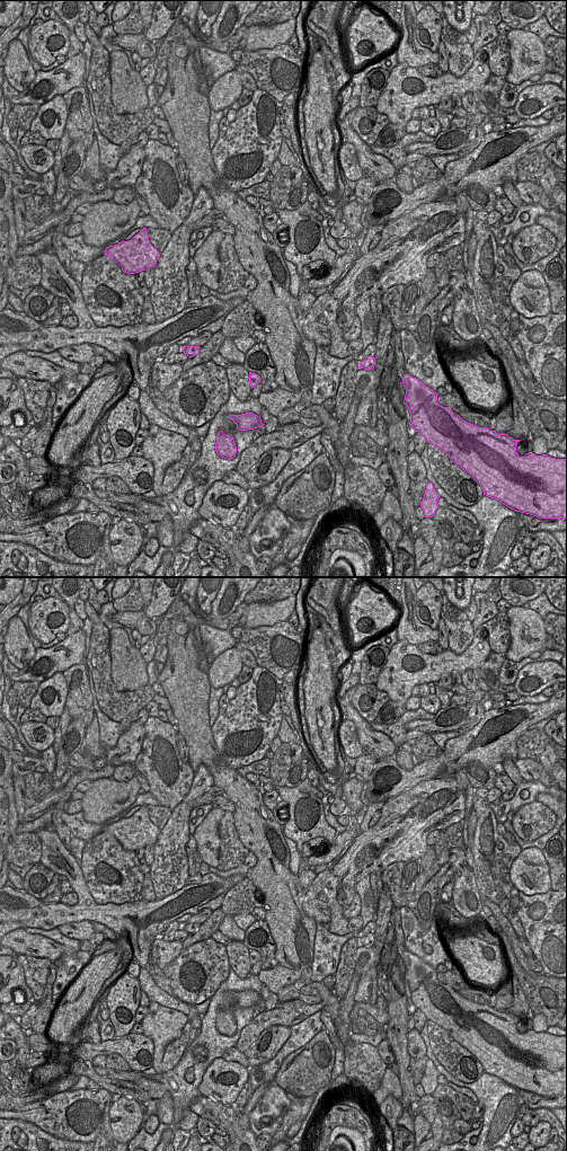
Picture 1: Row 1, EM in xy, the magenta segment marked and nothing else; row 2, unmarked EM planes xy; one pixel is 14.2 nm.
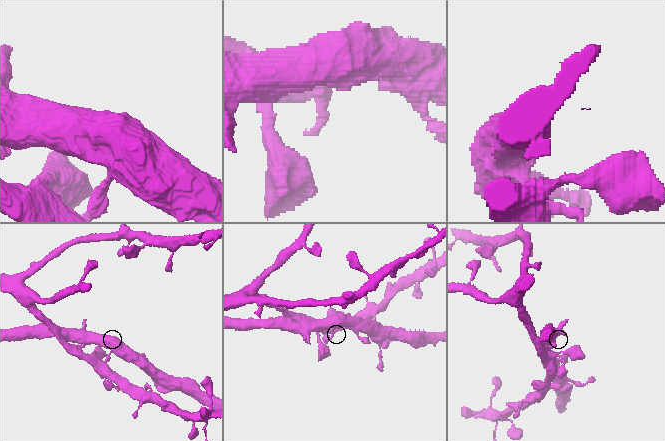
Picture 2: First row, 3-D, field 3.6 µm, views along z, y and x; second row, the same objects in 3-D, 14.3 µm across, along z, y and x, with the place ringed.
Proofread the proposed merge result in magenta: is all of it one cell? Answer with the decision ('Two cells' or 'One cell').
One cell

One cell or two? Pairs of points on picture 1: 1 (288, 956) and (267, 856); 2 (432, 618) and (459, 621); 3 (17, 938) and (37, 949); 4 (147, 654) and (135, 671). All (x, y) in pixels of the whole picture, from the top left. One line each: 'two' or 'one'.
1: one
2: two
3: one
4: two

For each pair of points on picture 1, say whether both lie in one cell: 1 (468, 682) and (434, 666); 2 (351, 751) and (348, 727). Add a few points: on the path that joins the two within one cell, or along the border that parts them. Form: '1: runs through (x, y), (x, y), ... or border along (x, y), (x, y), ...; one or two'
1: border along (471, 669), (460, 673); two
2: runs through (351, 745), (348, 733); one

